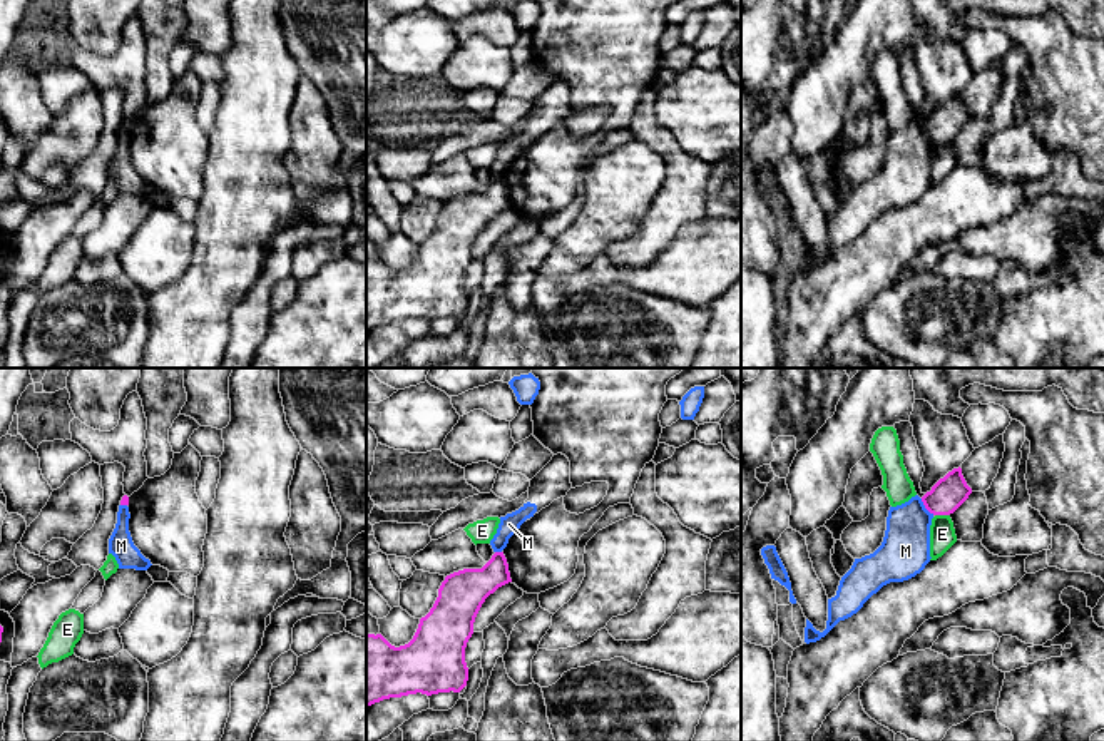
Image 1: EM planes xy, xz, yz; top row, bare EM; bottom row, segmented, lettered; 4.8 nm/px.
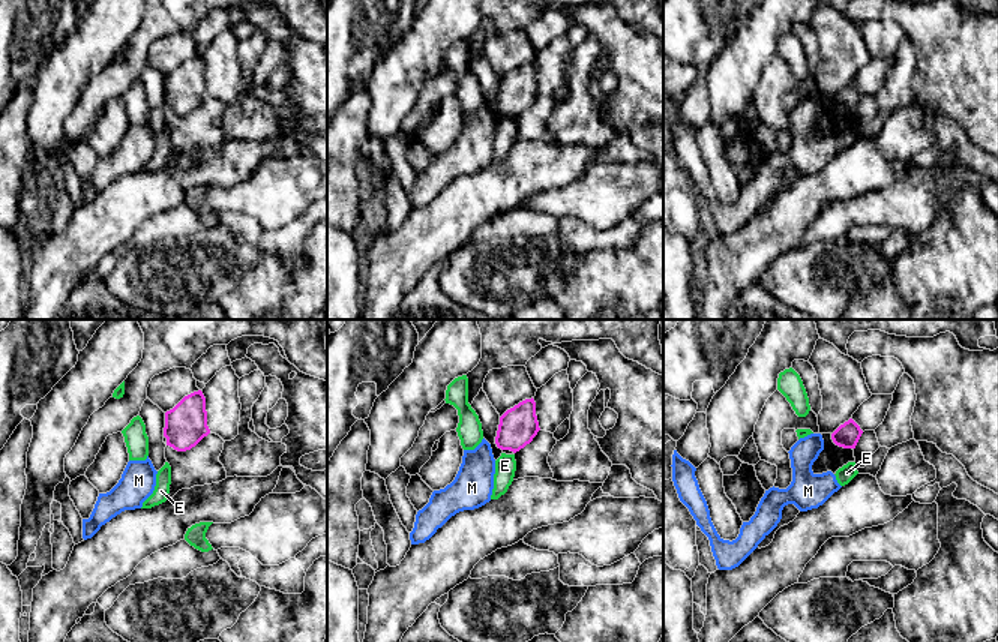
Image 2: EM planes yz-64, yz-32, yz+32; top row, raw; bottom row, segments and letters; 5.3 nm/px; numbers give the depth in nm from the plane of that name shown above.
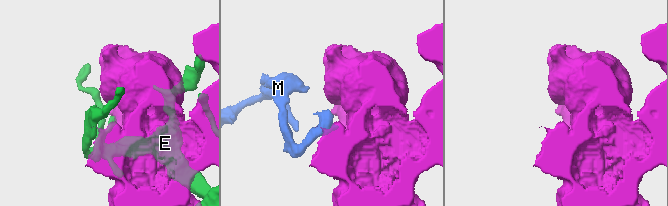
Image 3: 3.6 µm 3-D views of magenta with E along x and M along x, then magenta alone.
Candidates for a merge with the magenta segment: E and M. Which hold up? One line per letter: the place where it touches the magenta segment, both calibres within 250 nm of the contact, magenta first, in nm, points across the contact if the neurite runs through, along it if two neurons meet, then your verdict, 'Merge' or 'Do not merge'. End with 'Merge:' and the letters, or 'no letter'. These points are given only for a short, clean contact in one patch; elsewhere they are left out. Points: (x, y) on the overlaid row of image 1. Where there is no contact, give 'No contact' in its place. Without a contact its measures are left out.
E: Touches magenta at yz (942, 514). Thickness 160 nm (magenta) against 130 nm. Do not merge
M: Touches magenta at yz (925, 507). Thickness 160 nm (magenta) against 240 nm. Boundary: yz (920, 499), (934, 514). Do not merge
Merge: no letter

